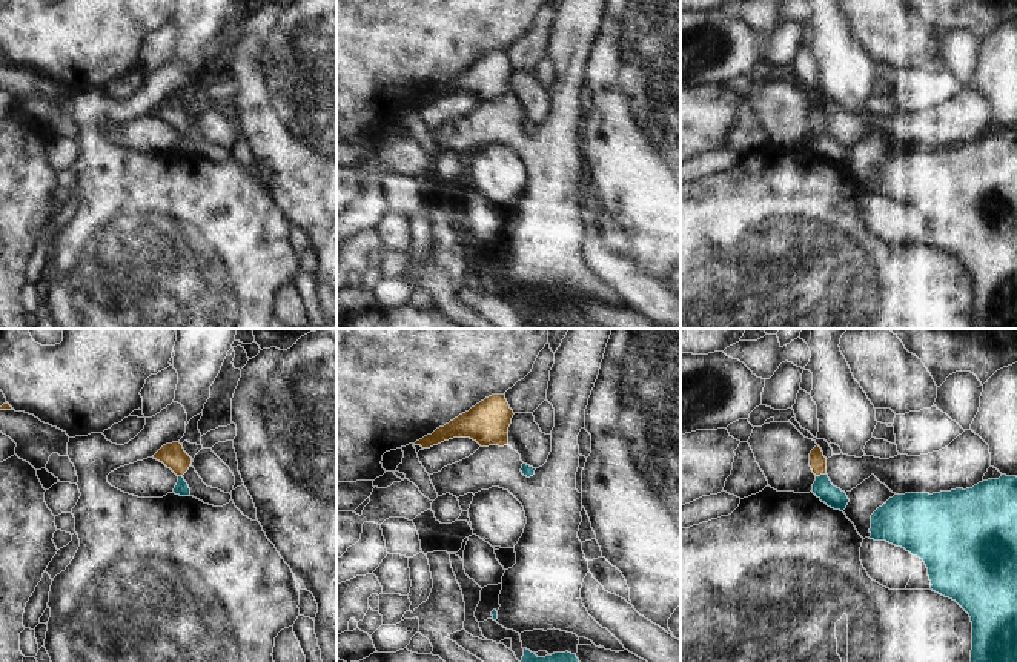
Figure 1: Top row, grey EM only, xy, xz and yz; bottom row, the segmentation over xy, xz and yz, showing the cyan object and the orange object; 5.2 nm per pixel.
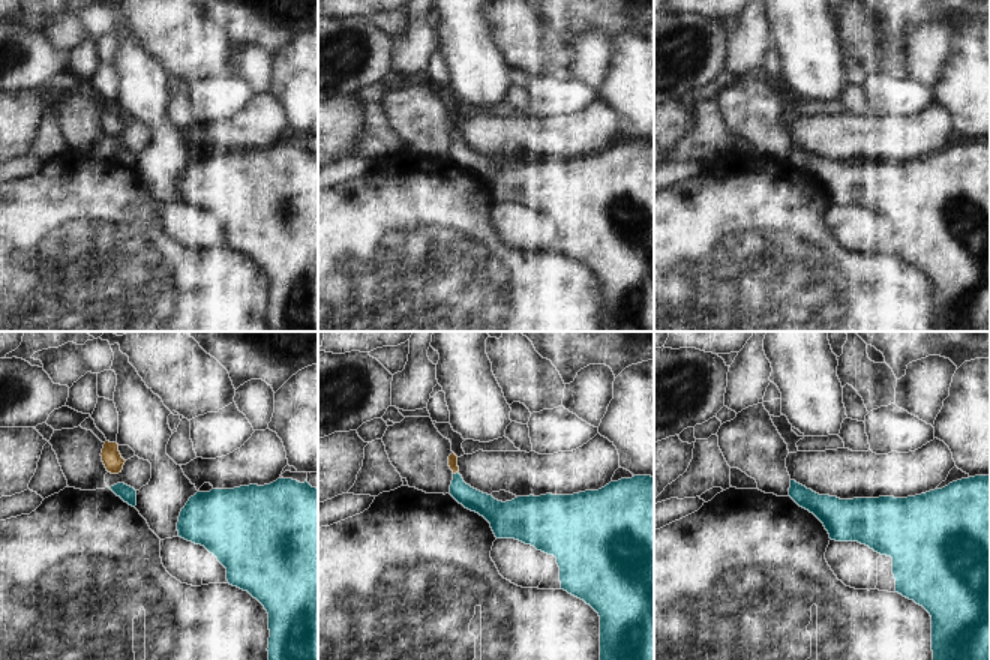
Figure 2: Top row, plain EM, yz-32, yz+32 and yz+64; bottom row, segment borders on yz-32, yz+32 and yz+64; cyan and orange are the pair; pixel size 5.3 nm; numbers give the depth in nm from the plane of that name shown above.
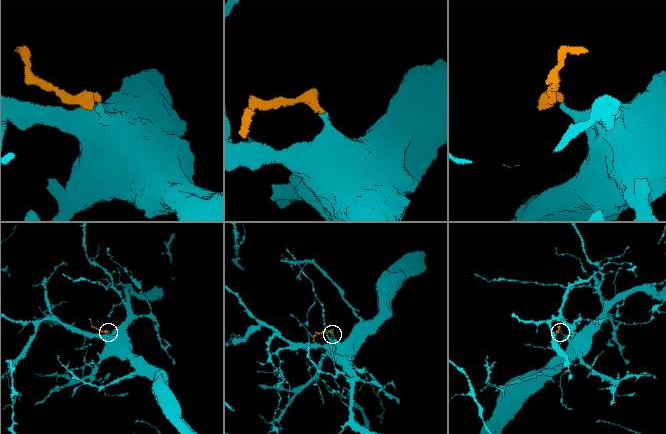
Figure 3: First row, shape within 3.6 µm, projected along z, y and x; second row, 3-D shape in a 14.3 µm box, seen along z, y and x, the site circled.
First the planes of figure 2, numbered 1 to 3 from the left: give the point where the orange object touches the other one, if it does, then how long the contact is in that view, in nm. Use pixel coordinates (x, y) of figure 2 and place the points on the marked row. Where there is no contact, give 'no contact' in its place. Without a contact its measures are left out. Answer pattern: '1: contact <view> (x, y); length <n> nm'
1: no contact
2: contact yz+32 (456, 473); length 40 nm
3: no contact

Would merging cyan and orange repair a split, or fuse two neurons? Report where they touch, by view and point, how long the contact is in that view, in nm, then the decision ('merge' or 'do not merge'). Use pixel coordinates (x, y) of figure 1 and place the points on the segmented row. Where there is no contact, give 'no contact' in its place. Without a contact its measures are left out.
yz (821, 475) | 60 nm | merge

